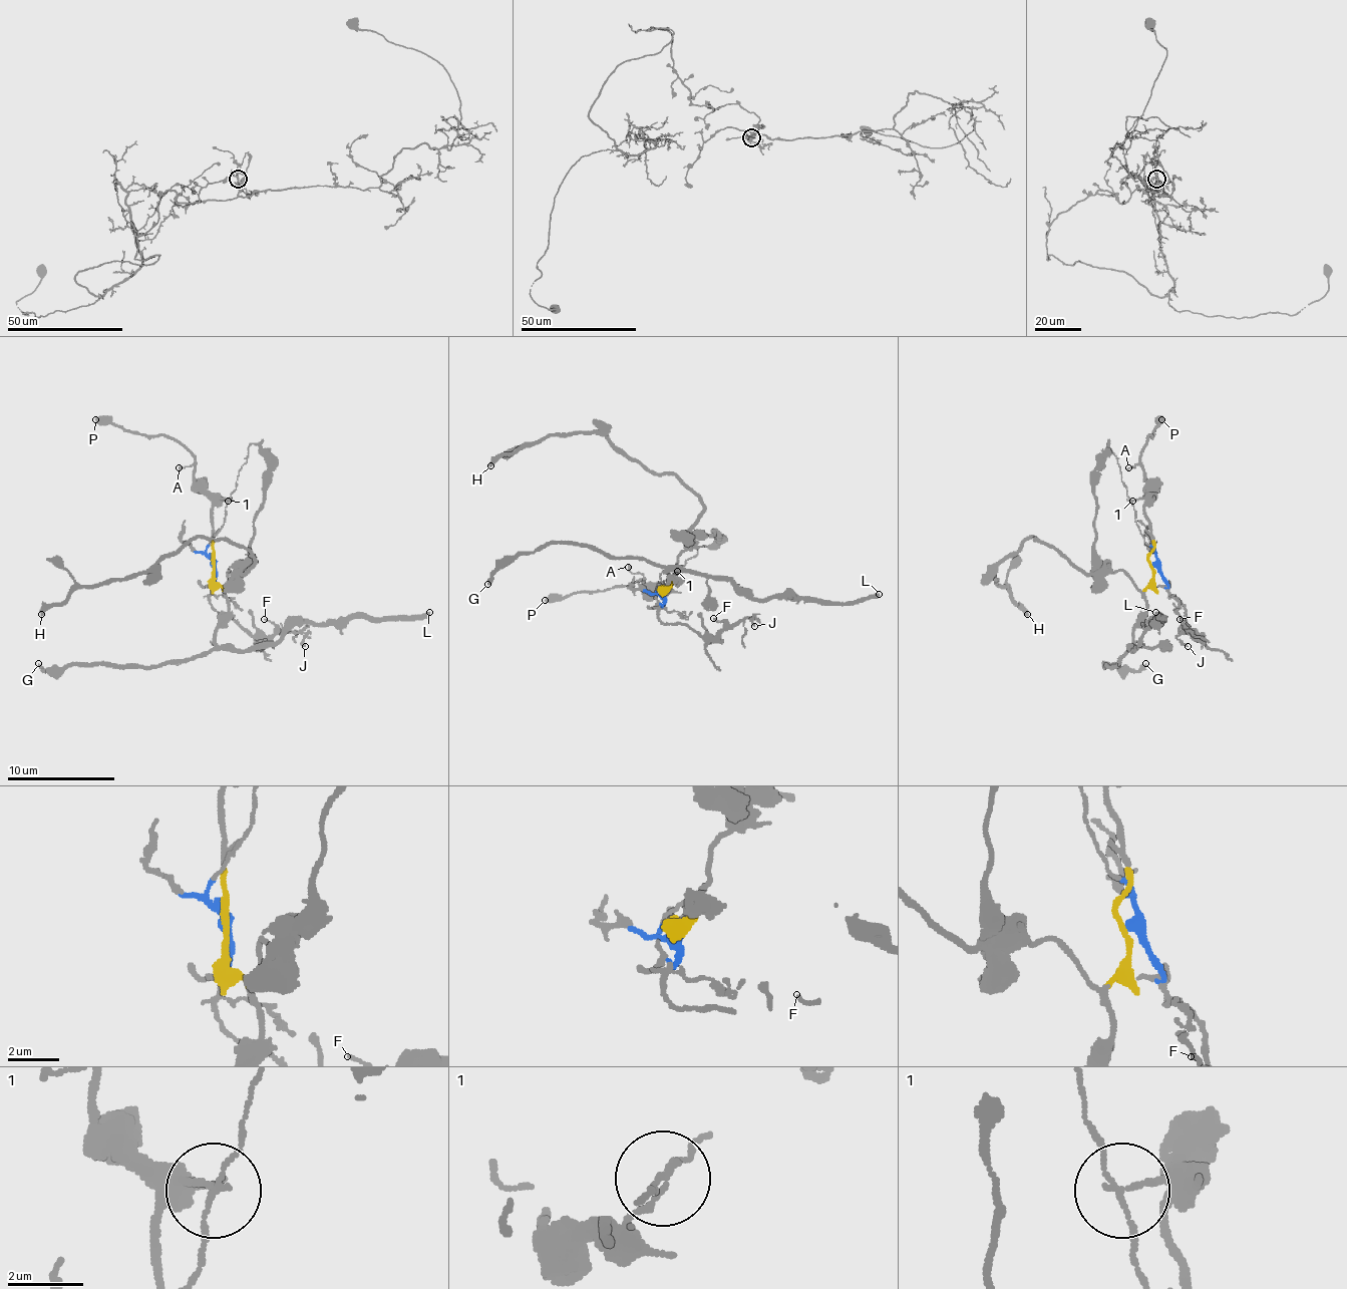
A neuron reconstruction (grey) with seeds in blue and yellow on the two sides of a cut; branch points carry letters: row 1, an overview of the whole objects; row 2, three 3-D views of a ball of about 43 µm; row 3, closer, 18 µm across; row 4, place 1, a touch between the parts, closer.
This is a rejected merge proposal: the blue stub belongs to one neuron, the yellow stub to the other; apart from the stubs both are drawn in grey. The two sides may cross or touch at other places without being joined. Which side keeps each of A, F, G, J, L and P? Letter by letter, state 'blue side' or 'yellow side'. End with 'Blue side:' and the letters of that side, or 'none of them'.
A: yellow side
F: blue side
G: yellow side
J: blue side
L: yellow side
P: yellow side
Blue side: F, J

